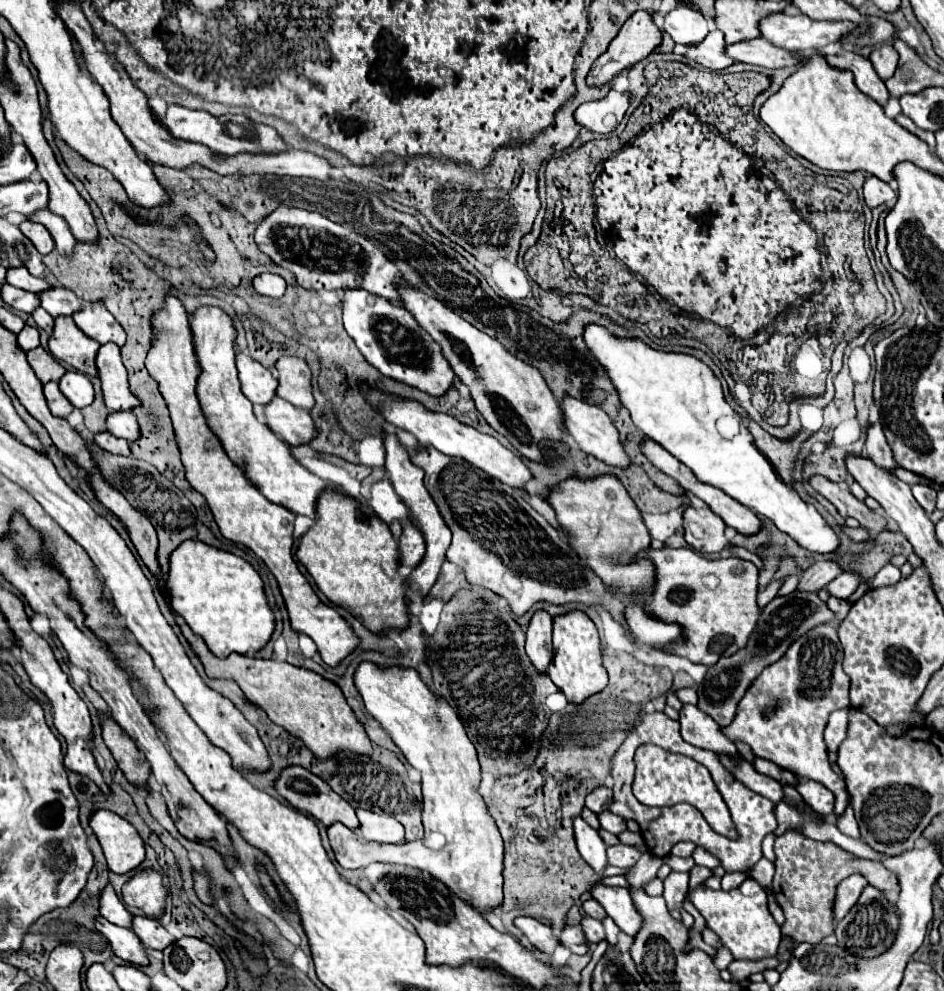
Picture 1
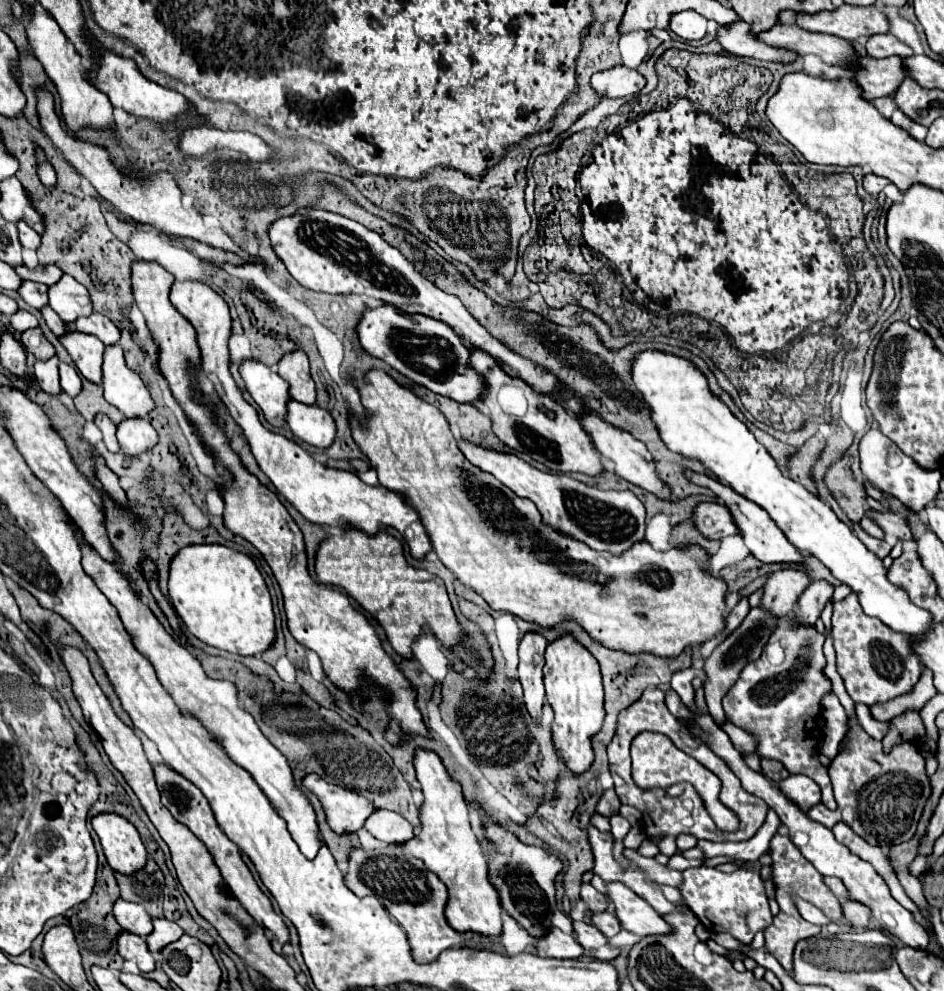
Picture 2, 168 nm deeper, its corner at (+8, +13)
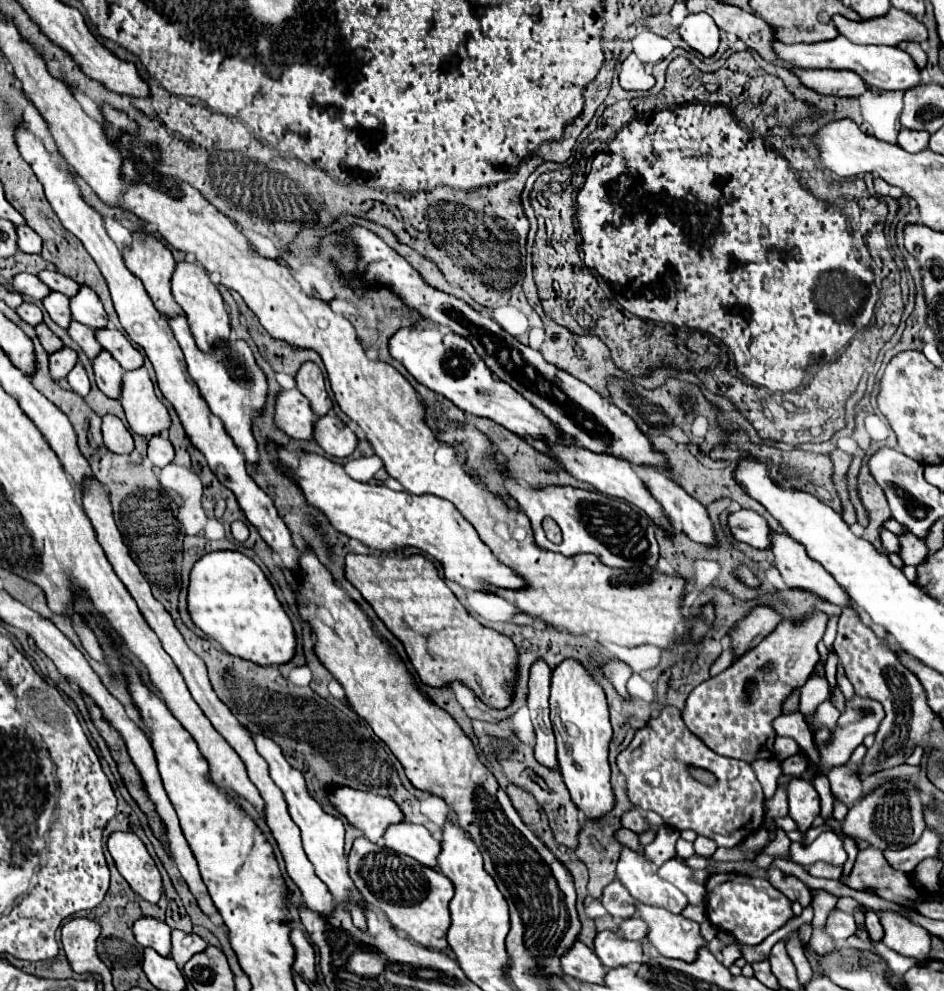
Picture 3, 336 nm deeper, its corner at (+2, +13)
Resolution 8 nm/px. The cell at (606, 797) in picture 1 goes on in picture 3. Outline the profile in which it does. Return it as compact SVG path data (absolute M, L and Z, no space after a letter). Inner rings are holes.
M633 809L633 811L625 813L621 823L623 823L623 827L625 827L625 829L635 831L637 835L641 835L641 833L645 833L645 831L649 829L649 823L645 821L645 813L643 813L641 809Z

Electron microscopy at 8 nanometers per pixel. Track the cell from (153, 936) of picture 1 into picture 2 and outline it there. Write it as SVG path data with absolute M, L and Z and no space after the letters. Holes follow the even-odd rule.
M153 917L153 931L145 937L151 951L163 949L163 945L169 945L169 941L177 941L183 935L183 929L177 923L167 921L165 917Z

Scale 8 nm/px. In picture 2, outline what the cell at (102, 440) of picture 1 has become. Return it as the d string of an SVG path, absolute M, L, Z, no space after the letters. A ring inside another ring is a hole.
M99 413L99 415L95 417L95 425L101 429L101 433L103 433L103 441L105 441L107 449L113 451L113 453L119 451L119 443L117 443L117 437L115 437L115 423L113 423L107 415Z

